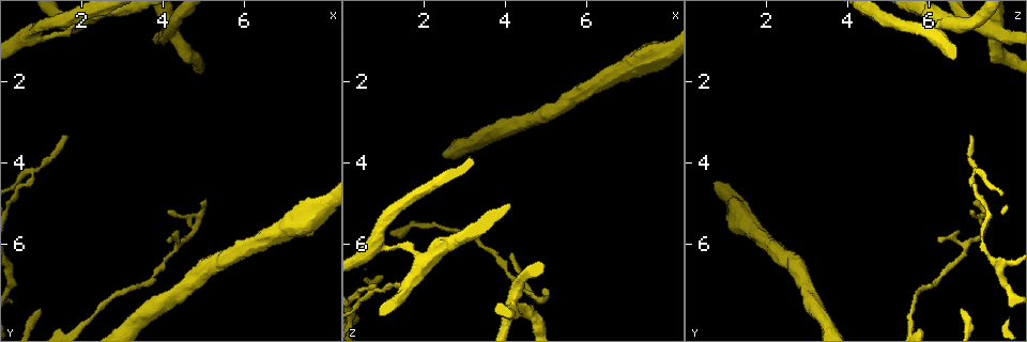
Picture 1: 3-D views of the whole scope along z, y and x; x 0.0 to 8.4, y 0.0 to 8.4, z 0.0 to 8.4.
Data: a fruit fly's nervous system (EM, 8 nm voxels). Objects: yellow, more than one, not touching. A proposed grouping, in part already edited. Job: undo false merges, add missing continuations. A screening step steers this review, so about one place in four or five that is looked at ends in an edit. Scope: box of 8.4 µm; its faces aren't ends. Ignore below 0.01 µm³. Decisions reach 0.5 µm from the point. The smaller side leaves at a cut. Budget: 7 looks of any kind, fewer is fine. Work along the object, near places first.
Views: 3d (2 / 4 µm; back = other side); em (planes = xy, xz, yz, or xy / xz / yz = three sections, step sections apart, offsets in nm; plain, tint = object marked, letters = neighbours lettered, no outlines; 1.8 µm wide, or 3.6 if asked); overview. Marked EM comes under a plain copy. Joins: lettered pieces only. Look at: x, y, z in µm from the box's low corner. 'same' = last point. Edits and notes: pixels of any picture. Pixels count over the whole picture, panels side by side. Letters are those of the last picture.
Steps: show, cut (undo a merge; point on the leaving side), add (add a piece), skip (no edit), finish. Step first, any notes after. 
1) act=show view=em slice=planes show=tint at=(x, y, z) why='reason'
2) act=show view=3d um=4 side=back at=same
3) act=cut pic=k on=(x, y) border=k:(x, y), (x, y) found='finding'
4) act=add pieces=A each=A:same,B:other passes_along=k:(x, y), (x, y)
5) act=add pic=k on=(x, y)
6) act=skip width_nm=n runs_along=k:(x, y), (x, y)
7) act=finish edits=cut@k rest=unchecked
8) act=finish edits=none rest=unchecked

act=show view=3d um=2 at=(0.95, 4.05, 7.10) why='a fork'

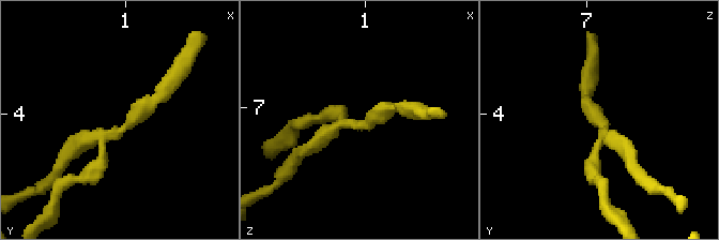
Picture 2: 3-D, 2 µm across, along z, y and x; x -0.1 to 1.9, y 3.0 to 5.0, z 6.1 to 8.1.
act=show view=em slice=planes show=letters at=(0.96, 4.08, 7.12)

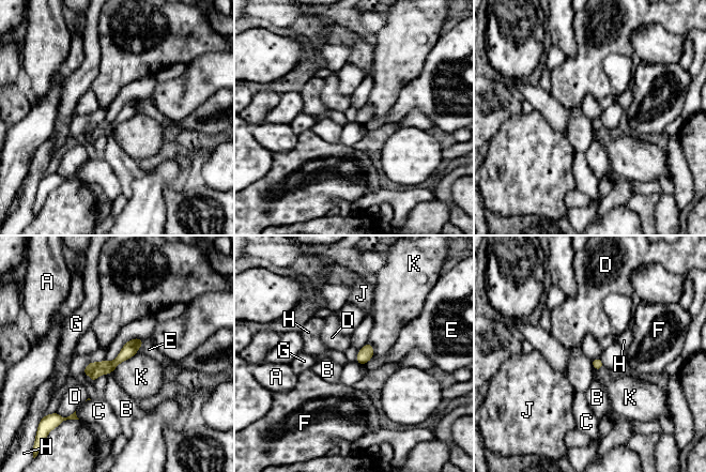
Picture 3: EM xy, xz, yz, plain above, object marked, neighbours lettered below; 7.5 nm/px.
act=cut pic=3 on=(89, 367) each=A:other,B:other,C:other,D:other,E:other,F:other,G:other,H:other,J:other,K:other border=3:(91, 363), (92, 370), (89, 374) found='a second neuron is stuck on'

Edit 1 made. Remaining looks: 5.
act=show view=overview

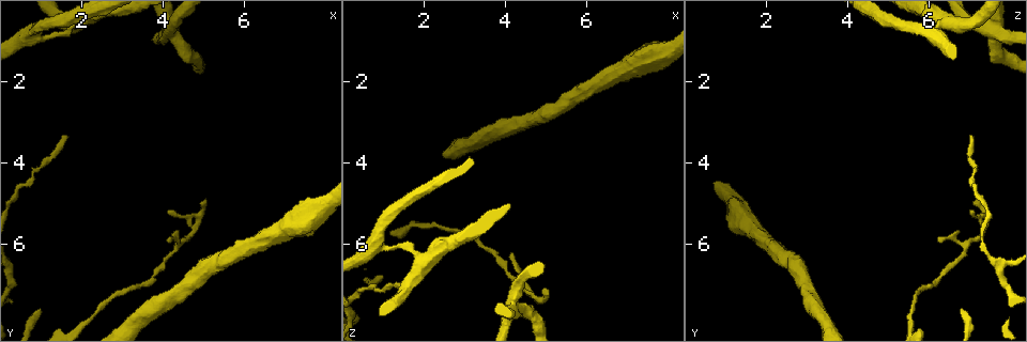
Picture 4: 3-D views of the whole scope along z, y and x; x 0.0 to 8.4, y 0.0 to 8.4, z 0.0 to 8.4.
act=show view=em slice=yz step=16 show=tint at=(4.90, 5.50, 7.45) why='abrupt turn'

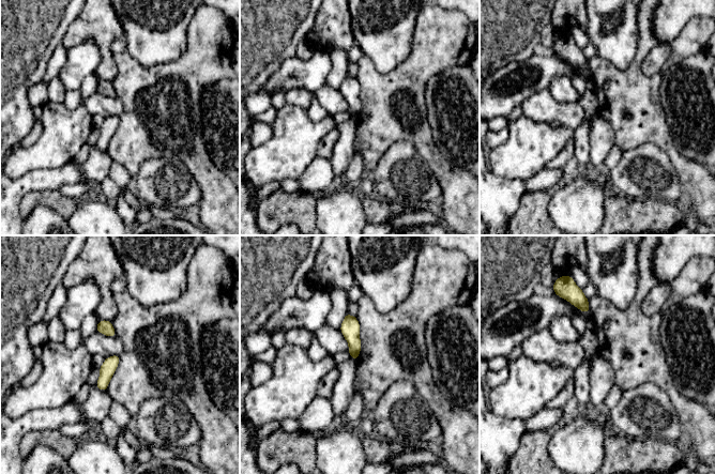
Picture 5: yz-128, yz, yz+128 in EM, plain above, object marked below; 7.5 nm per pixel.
act=show view=em slice=planes show=tint at=same

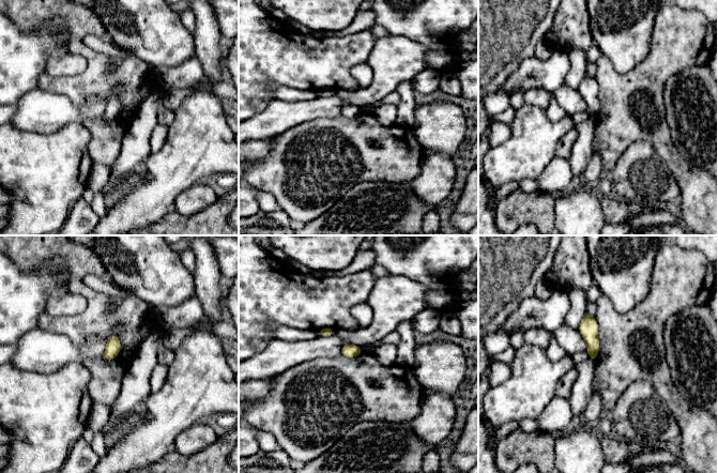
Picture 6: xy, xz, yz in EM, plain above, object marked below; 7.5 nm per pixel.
act=show view=em slice=planes show=letters at=same why='see the neighbours'

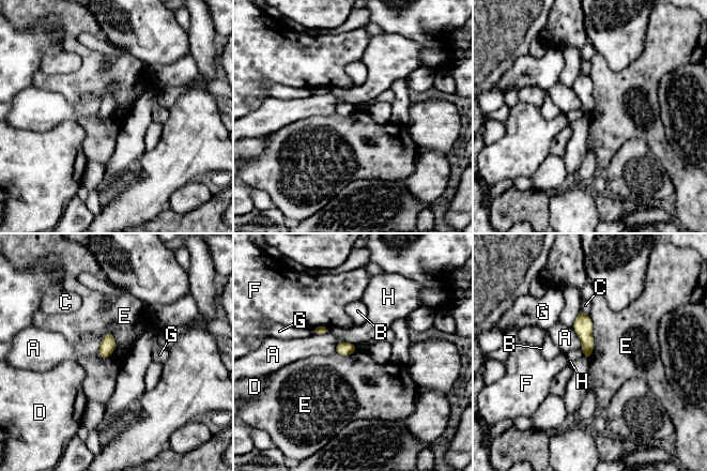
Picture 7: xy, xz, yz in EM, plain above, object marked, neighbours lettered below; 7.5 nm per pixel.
act=skip each=A:other,B:other,C:other,D:other,E:other,F:other,G:other,H:other border=7:(111, 332), (114, 349), (102, 359) found='one neuron here'

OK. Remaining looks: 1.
act=finish edits=cut@3 rest=unchecked

